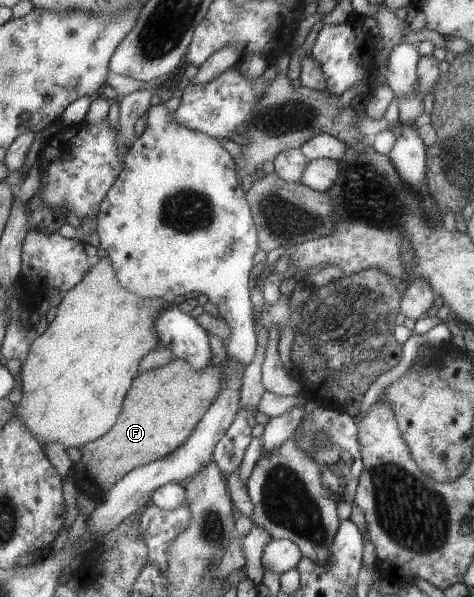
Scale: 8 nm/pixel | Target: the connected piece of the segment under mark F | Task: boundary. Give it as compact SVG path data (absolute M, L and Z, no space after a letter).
M174 358L161 367L138 373L111 429L79 448L81 456L73 463L75 471L81 471L83 465L91 483L105 495L131 470L161 459L181 446L218 397L222 383L223 374L215 361L203 367L203 371L195 371L187 360Z

